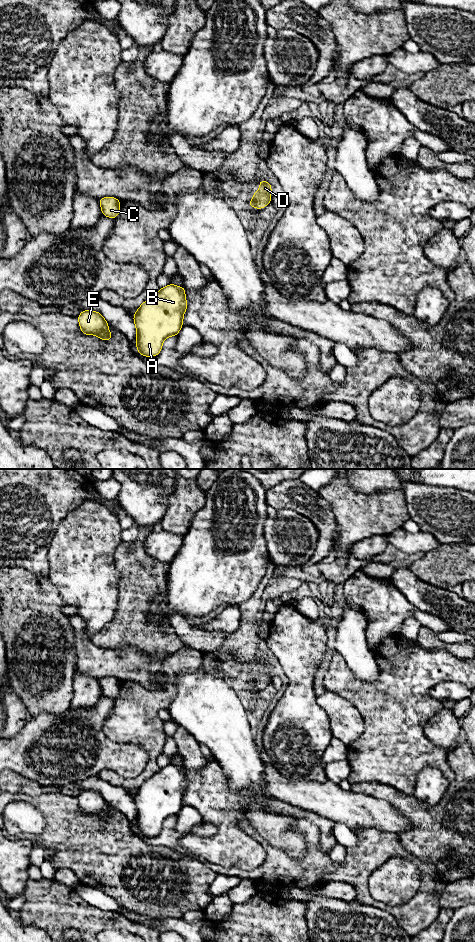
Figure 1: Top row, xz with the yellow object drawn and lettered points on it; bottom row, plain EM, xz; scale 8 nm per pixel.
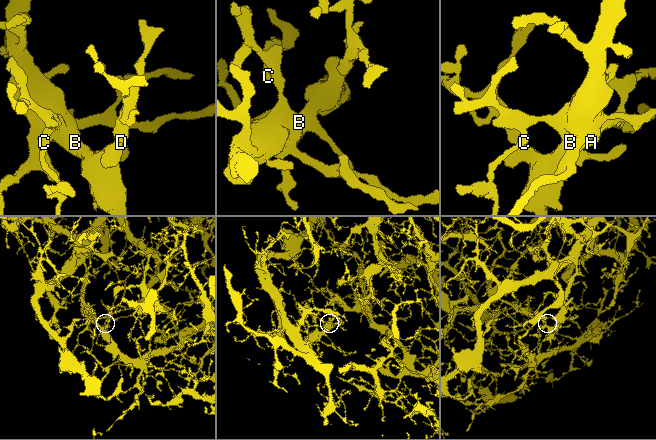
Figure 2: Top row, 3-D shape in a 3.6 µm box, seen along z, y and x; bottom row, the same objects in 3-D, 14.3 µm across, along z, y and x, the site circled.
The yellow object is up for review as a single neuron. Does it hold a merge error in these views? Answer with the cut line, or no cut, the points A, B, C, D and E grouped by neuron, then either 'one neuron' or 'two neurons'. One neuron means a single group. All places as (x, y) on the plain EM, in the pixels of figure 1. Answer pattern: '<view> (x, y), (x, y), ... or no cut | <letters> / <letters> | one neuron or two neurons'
no cut | A B C D E | one neuron

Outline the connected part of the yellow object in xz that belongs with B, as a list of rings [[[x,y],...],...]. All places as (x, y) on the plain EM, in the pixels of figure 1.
[[[170,763],[137,788],[133,801],[139,834],[155,837],[161,832],[166,818],[178,815],[188,786],[186,771],[185,767]]]

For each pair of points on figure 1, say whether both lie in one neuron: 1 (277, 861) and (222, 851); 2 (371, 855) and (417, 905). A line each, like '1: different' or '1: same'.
1: different
2: same

